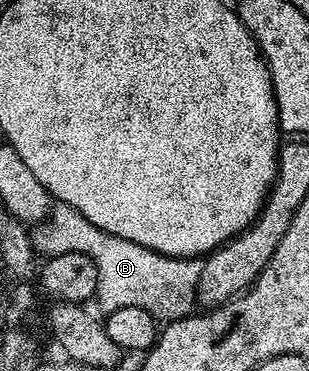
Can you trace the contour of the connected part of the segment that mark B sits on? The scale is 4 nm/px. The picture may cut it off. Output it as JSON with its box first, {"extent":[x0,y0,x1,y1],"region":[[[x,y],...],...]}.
{"extent":[33,202,203,321],"region":[[[56,202],[47,212],[46,218],[33,231],[33,247],[40,256],[50,257],[61,253],[85,253],[97,265],[97,289],[95,299],[103,313],[122,309],[125,306],[139,306],[159,321],[184,319],[192,314],[196,306],[195,290],[201,281],[203,259],[178,259],[145,249],[125,237],[105,233],[93,225],[77,209]]]}

